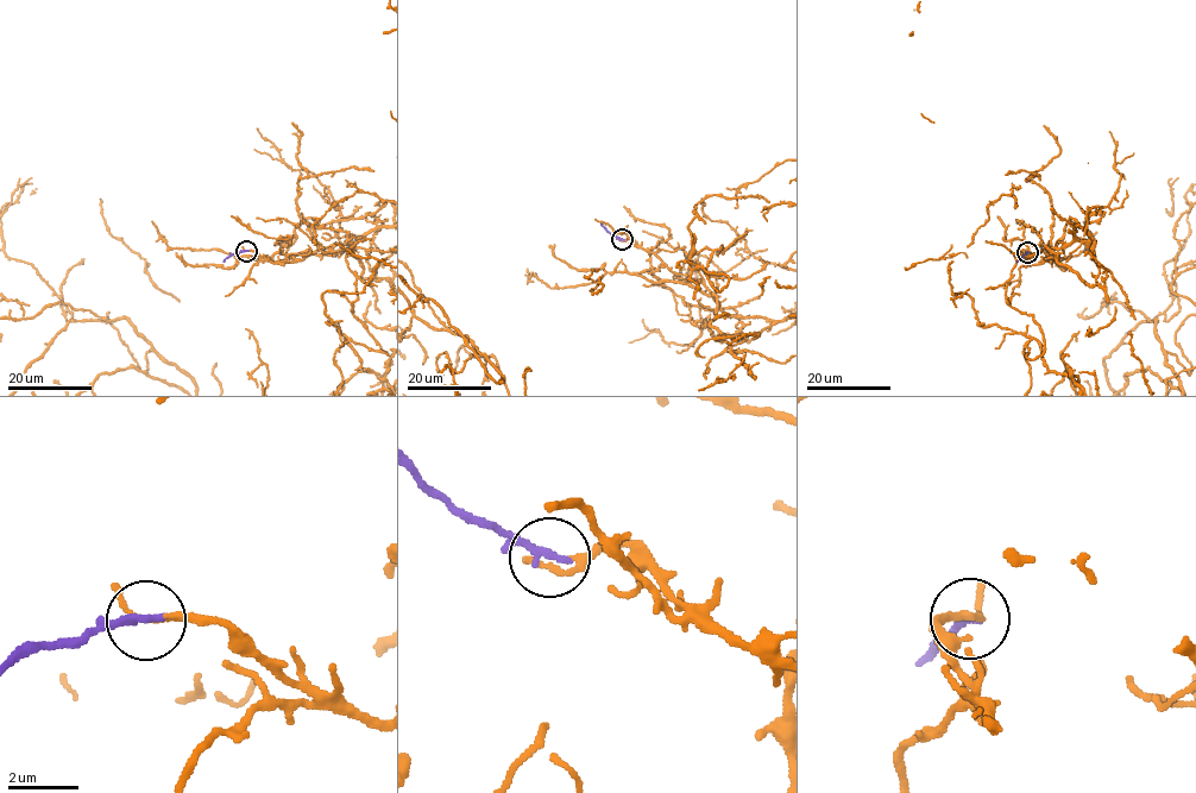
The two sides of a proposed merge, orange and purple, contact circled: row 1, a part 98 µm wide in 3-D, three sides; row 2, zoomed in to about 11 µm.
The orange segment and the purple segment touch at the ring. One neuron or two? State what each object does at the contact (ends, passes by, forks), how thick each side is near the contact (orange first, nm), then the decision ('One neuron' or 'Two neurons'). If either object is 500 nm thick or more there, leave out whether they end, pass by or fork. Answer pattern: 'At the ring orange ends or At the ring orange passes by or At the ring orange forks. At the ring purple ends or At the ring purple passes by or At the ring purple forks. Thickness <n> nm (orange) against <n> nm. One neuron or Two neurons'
At the ring orange passes by. At the ring purple ends. Thickness 120 nm (orange) against 280 nm. One neuron

